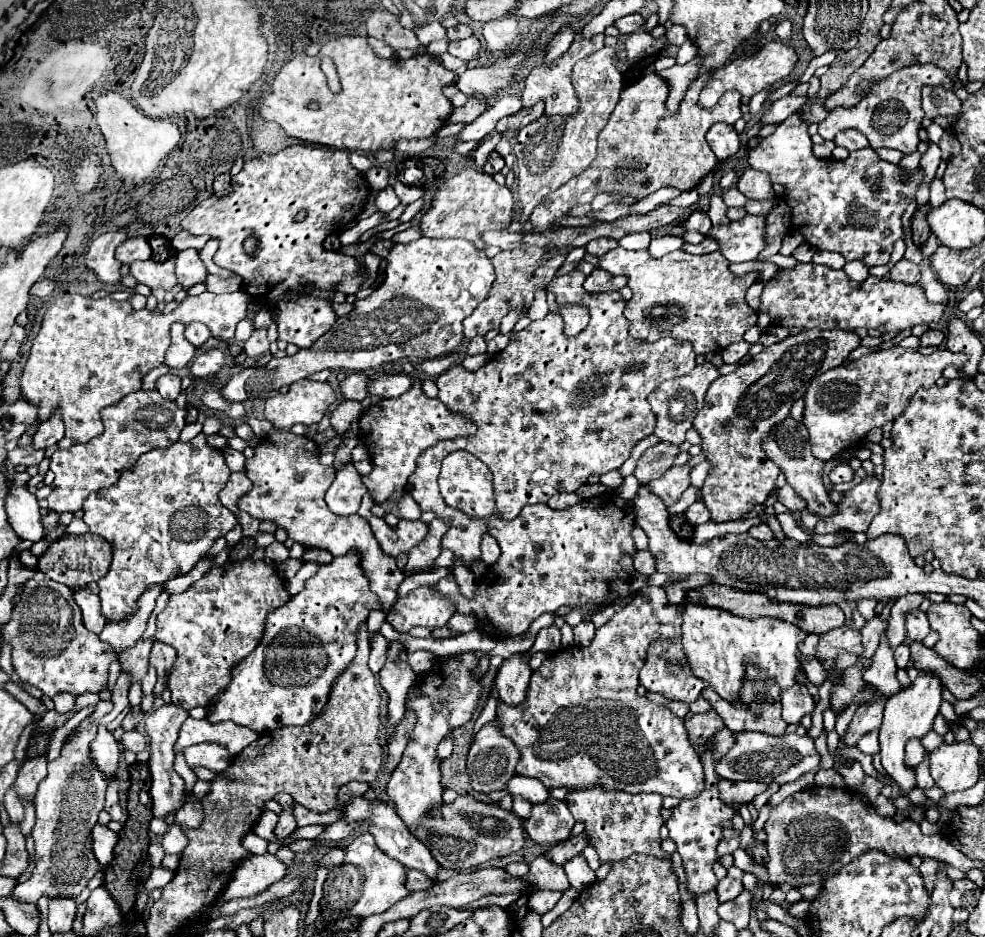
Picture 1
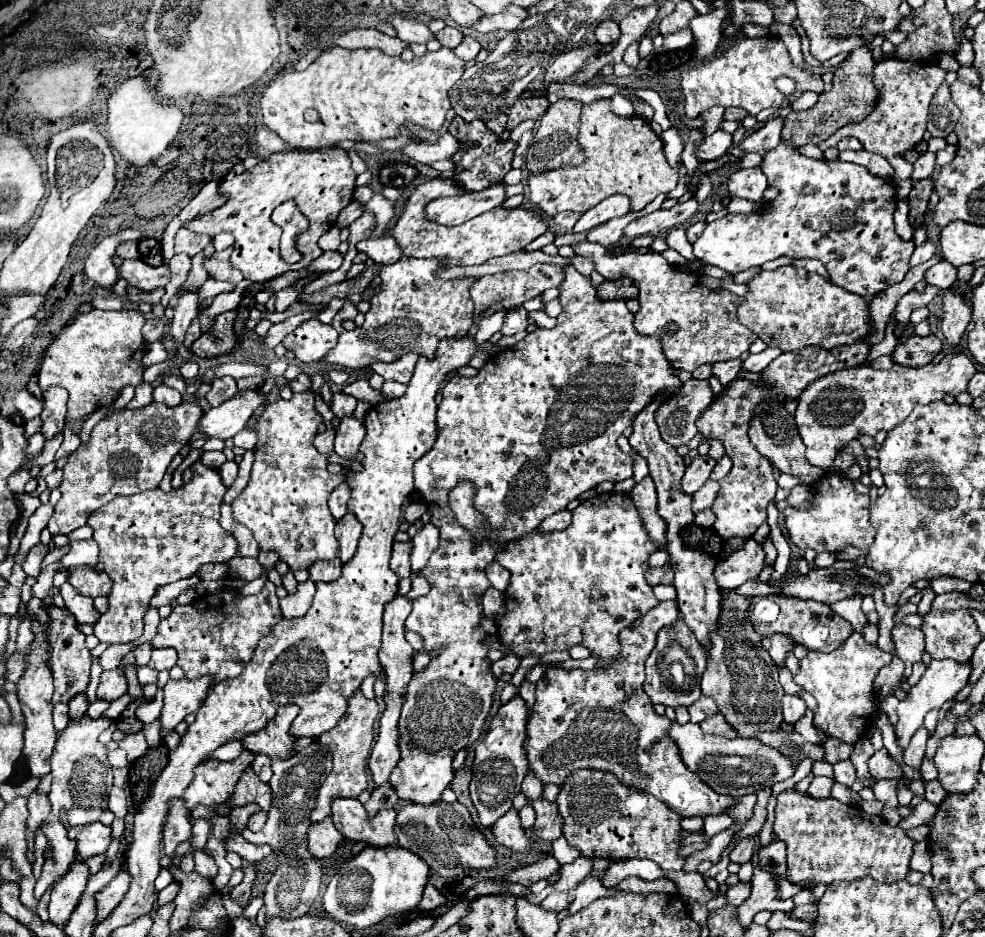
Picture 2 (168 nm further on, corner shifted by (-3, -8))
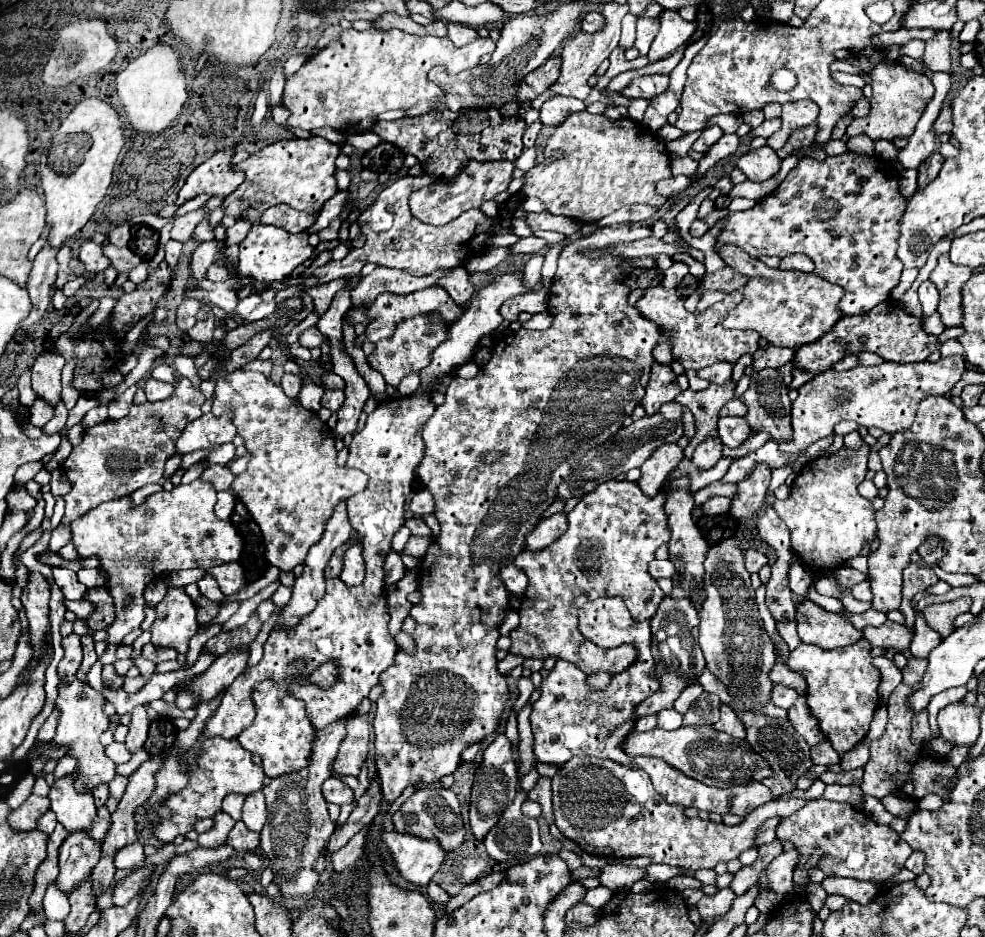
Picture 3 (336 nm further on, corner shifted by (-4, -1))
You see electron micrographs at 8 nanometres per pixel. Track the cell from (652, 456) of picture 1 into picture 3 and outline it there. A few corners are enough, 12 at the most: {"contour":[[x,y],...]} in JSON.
{"contour":[[685,406],[683,410],[684,436],[695,434],[695,419]]}

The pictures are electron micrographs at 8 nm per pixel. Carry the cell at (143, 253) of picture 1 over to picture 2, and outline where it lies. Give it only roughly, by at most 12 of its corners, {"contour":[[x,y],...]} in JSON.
{"contour":[[124,241],[116,247],[122,259],[138,259],[138,243]]}

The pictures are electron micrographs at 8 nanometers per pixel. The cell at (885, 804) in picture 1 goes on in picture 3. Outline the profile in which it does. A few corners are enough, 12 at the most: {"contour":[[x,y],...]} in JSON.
{"contour":[[966,686],[951,688],[931,699],[927,706],[933,735],[938,731],[937,715],[941,708],[960,702]]}

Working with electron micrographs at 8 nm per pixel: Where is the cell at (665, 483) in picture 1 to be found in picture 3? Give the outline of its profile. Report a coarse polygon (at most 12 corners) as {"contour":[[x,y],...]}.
{"contour":[[709,438],[695,448],[691,462],[699,470],[721,458],[721,440]]}

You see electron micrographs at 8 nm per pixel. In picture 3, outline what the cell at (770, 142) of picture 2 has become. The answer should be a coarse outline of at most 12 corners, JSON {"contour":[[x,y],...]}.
{"contour":[[725,134],[699,162],[705,174],[715,162],[739,148],[737,134]]}

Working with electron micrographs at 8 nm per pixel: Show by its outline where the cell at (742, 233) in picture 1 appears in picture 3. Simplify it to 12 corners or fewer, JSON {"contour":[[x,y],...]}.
{"contour":[[801,158],[715,252],[807,254],[845,316],[899,284],[897,170]]}

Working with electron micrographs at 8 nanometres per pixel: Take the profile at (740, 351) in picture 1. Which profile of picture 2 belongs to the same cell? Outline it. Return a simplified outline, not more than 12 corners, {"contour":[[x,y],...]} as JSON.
{"contour":[[740,359],[714,363],[712,375],[728,387],[738,377]]}

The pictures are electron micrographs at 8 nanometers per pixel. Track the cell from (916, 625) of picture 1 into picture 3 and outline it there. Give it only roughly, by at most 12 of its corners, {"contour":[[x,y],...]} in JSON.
{"contour":[[885,620],[865,628],[871,646],[909,650],[915,630]]}

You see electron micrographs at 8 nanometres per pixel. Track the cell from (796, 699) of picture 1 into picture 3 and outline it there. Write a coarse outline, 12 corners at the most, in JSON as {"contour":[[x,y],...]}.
{"contour":[[775,684],[773,704],[789,710],[797,700],[795,690]]}

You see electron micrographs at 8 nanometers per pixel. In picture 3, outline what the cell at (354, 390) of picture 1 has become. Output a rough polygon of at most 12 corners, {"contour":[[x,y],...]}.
{"contour":[[325,390],[321,404],[329,410],[339,410],[343,390]]}

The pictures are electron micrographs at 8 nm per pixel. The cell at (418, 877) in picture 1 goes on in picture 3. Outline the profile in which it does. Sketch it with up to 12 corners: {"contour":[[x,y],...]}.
{"contour":[[435,882],[427,886],[427,896],[435,904],[449,902],[449,894]]}

